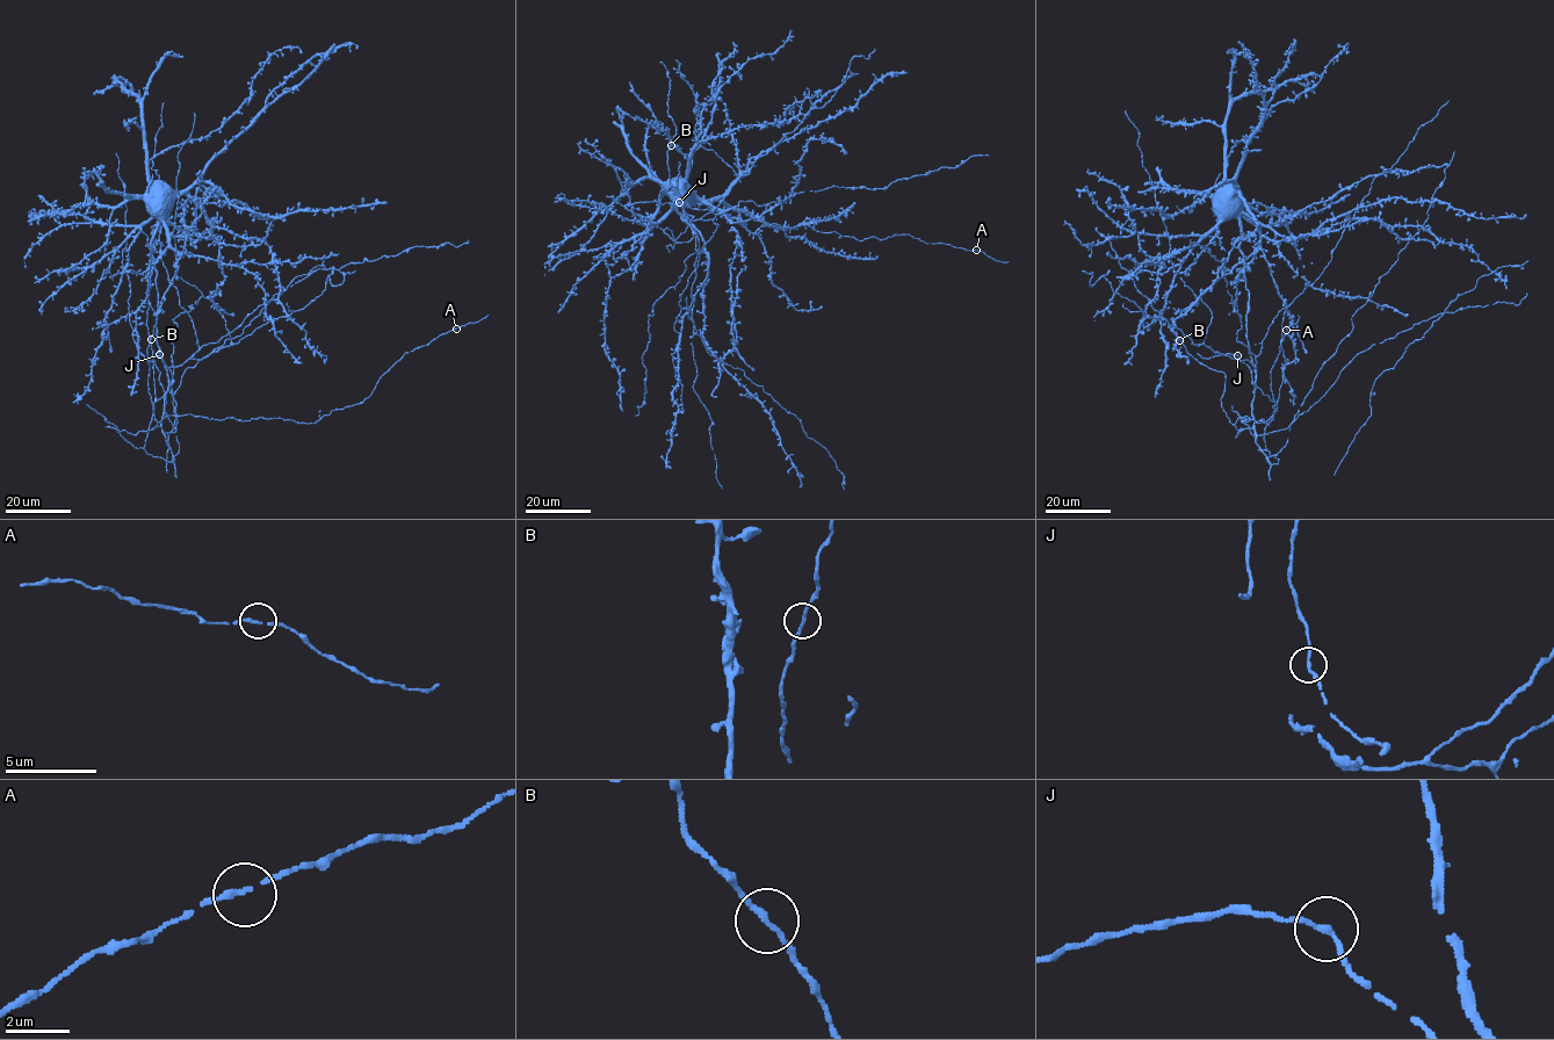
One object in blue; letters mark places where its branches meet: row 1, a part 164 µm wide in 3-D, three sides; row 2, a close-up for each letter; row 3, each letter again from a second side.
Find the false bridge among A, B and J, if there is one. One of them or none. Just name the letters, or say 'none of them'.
none of them

